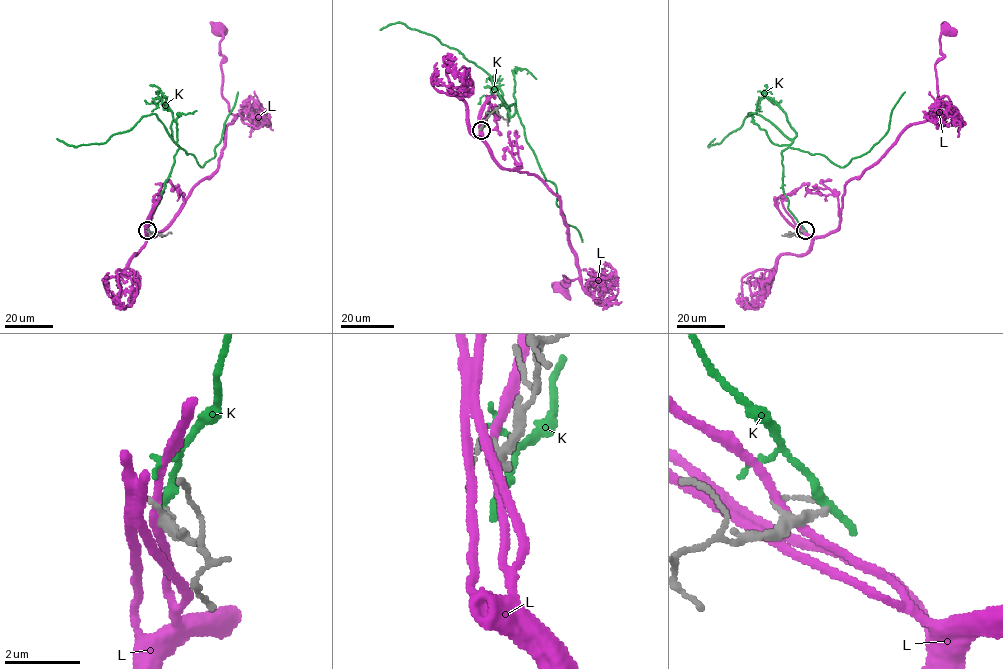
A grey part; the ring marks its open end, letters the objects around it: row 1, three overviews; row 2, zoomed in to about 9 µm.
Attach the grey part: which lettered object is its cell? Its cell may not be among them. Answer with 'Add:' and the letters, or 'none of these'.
Add: none of these

